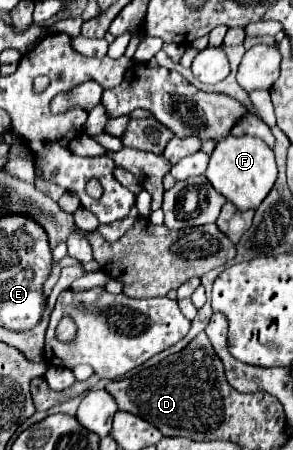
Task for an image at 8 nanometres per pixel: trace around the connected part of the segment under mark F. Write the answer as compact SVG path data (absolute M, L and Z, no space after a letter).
M227 135L215 145L205 177L227 201L231 201L237 209L247 211L247 209L257 209L271 191L277 179L277 165L271 147L263 139L255 139L251 135L243 137Z

